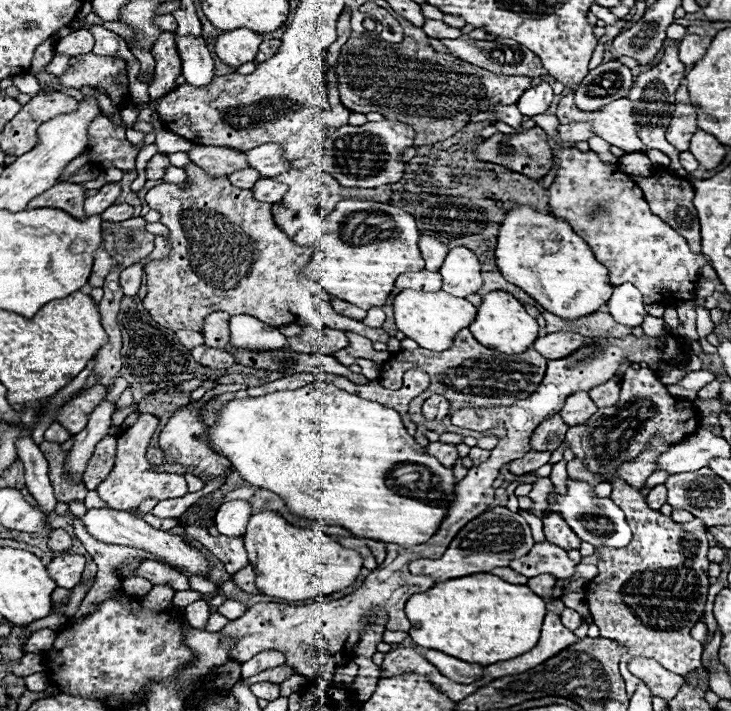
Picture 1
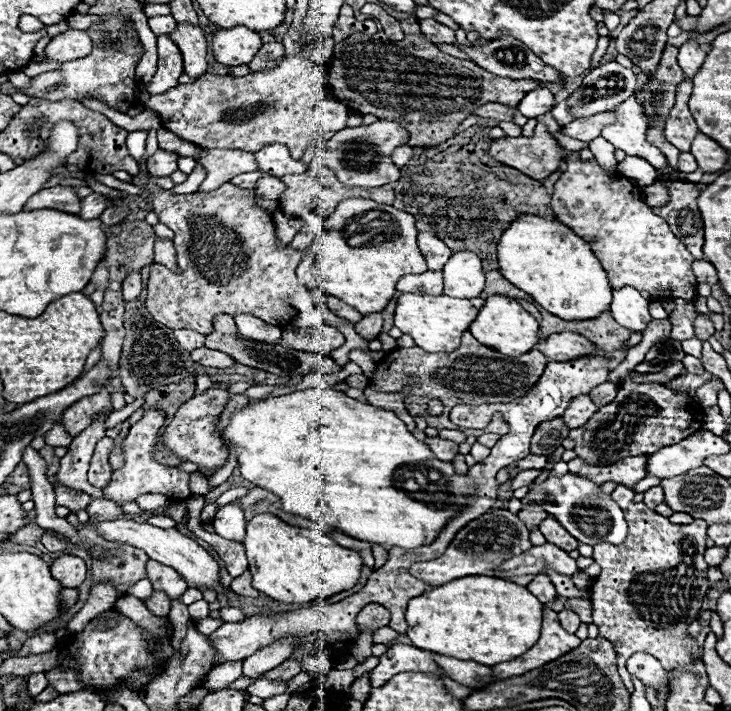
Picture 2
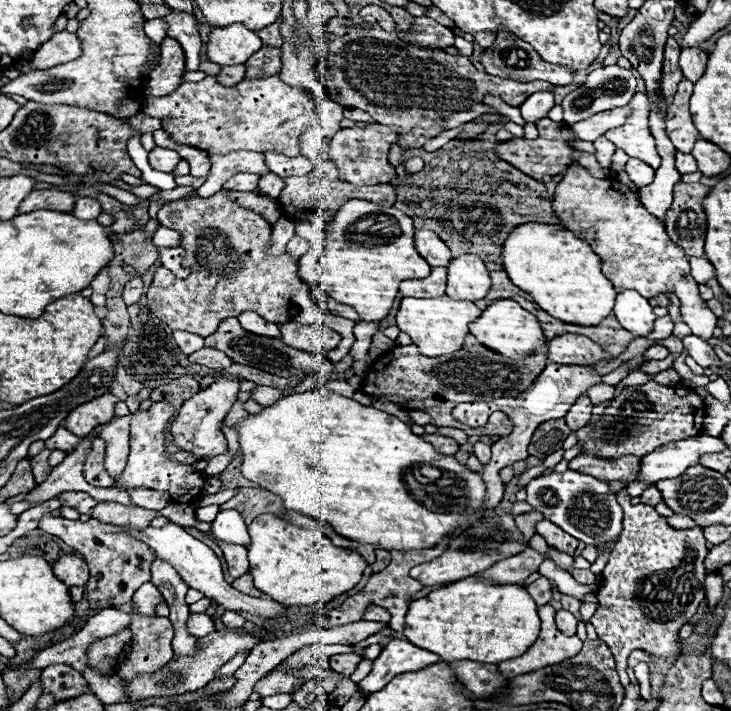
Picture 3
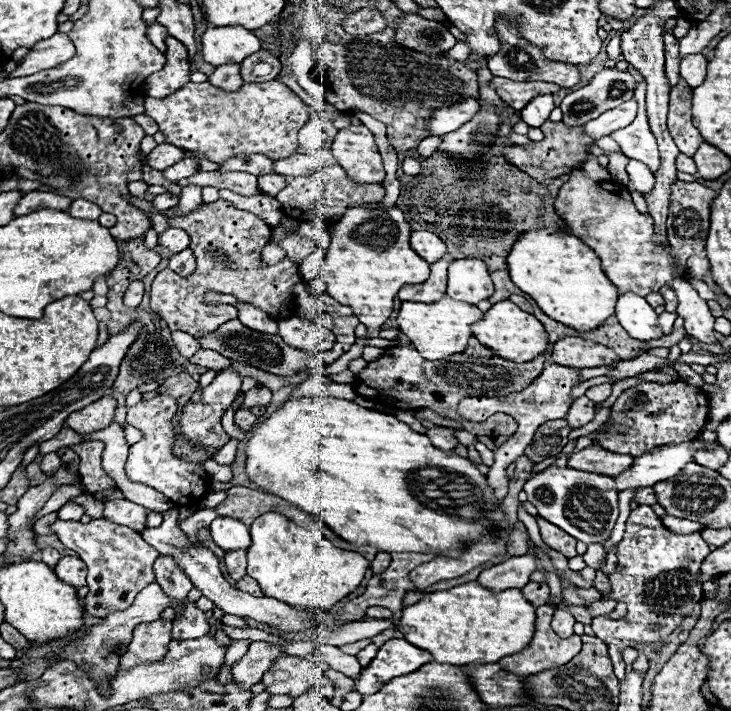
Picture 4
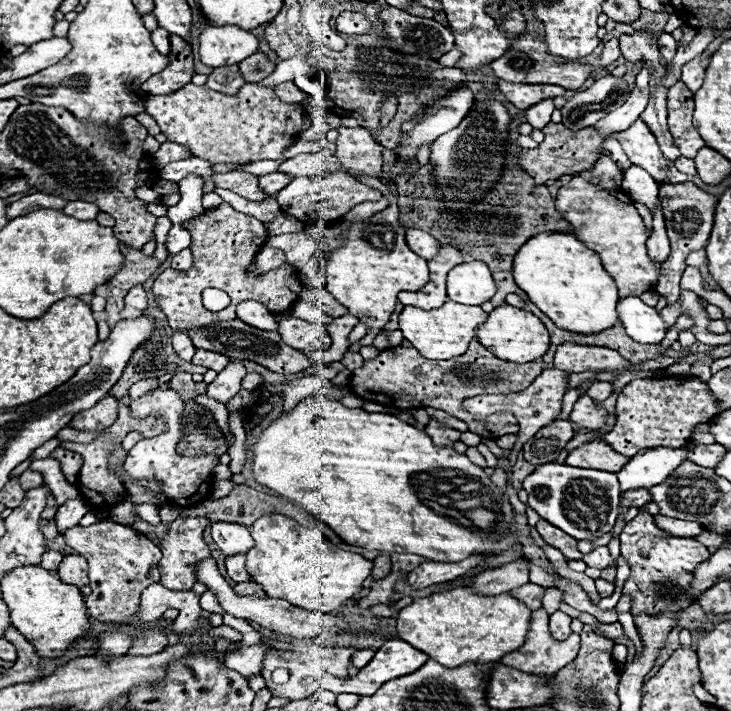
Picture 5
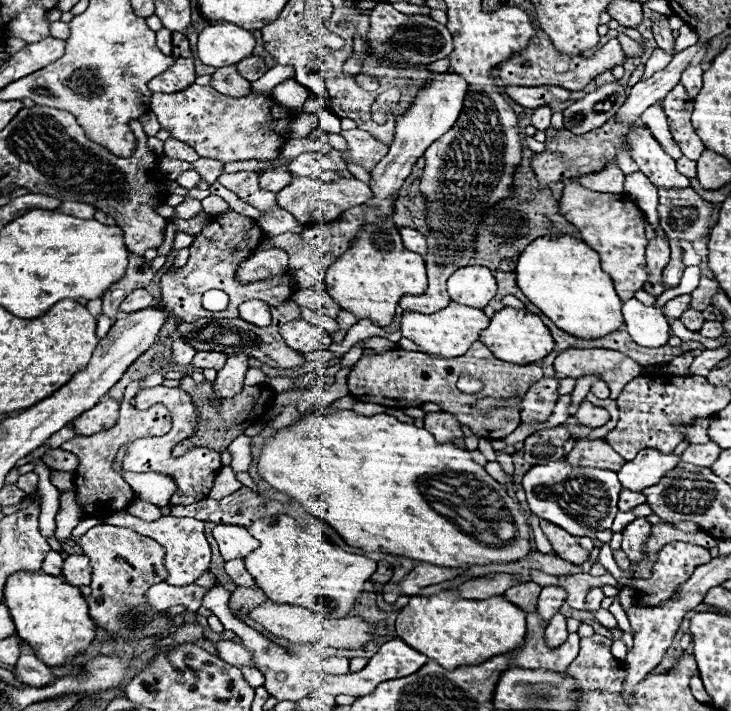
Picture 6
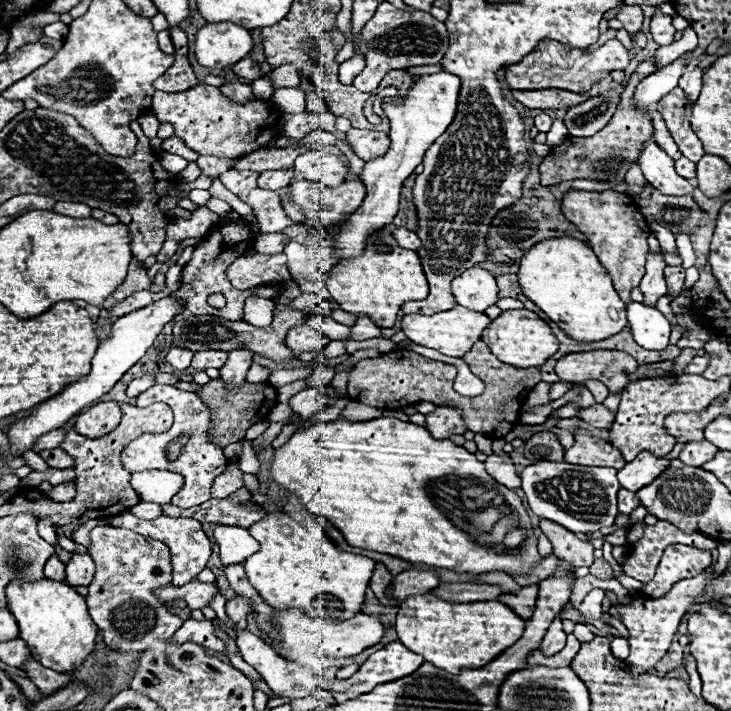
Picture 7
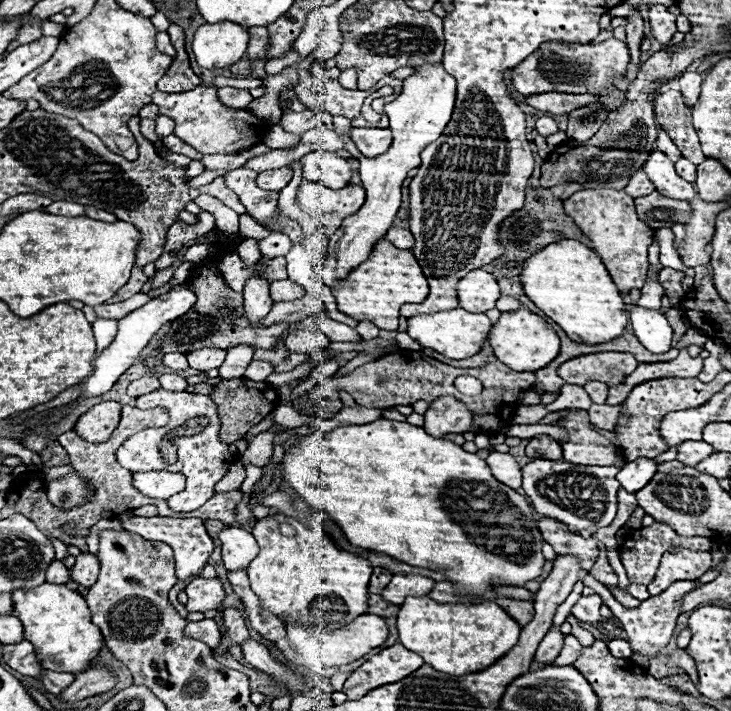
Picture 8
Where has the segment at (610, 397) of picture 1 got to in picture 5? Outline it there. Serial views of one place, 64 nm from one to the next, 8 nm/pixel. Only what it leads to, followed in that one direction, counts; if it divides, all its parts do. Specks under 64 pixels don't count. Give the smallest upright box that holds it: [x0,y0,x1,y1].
[586,382,612,400]

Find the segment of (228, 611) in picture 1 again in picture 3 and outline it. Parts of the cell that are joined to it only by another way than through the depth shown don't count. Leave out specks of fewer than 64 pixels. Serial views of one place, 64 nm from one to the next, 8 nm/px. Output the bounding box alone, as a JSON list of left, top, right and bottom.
[222,612,246,628]

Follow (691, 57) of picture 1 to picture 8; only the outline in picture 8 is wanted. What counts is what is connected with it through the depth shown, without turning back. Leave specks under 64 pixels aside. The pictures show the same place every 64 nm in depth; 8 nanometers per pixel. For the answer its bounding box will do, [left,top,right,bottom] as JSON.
[678,72,702,108]

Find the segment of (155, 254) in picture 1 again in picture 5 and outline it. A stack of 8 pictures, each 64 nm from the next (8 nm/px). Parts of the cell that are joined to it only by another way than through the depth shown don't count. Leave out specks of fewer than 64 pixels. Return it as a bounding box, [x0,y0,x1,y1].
[172,248,192,270]

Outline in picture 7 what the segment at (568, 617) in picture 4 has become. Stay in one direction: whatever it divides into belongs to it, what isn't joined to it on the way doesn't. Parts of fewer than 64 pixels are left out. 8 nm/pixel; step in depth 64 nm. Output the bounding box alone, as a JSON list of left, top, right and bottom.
[540,620,564,656]

